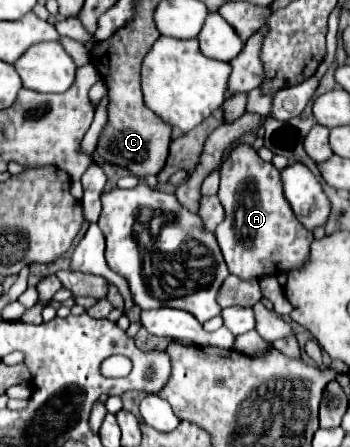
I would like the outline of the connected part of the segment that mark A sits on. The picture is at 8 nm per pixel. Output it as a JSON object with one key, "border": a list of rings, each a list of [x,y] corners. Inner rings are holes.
{"border":[[[238,144],[222,162],[220,176],[220,202],[226,218],[214,234],[230,272],[240,278],[260,278],[300,268],[308,260],[314,236],[296,220],[282,192],[280,170],[264,162],[252,146]]]}

